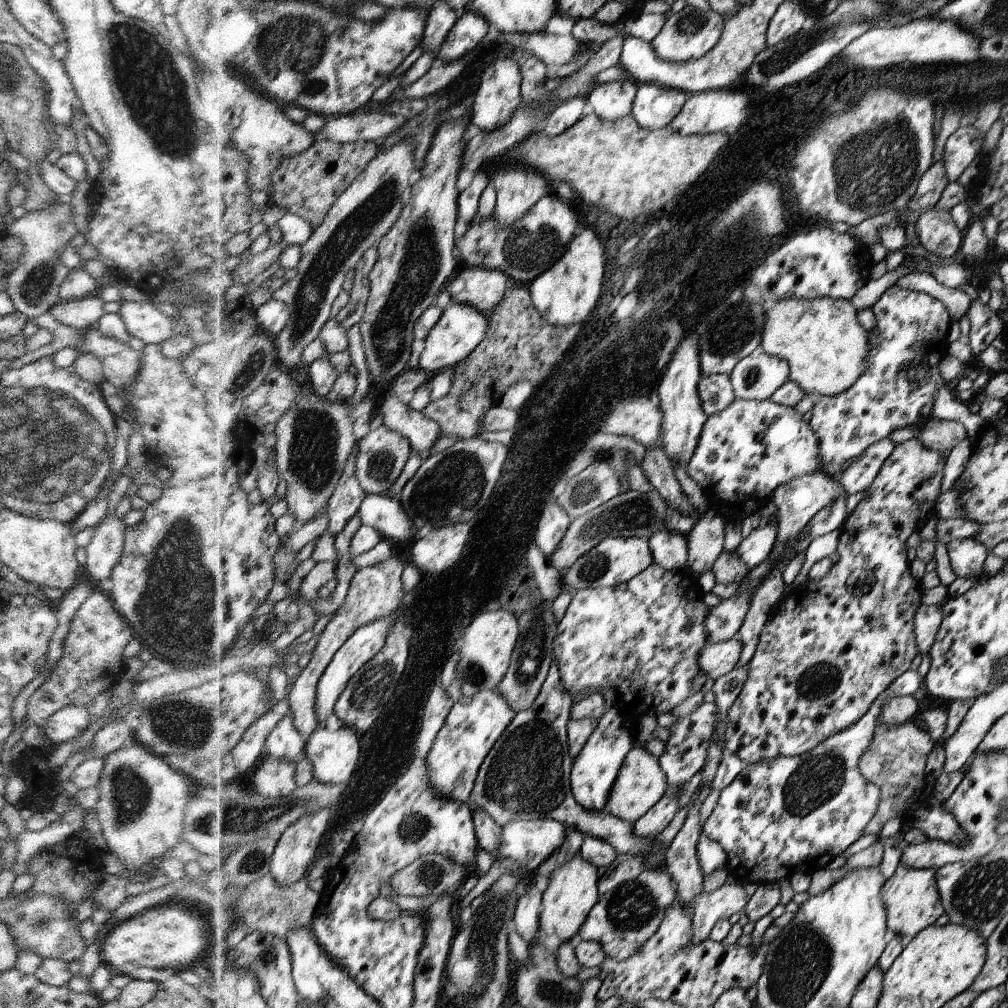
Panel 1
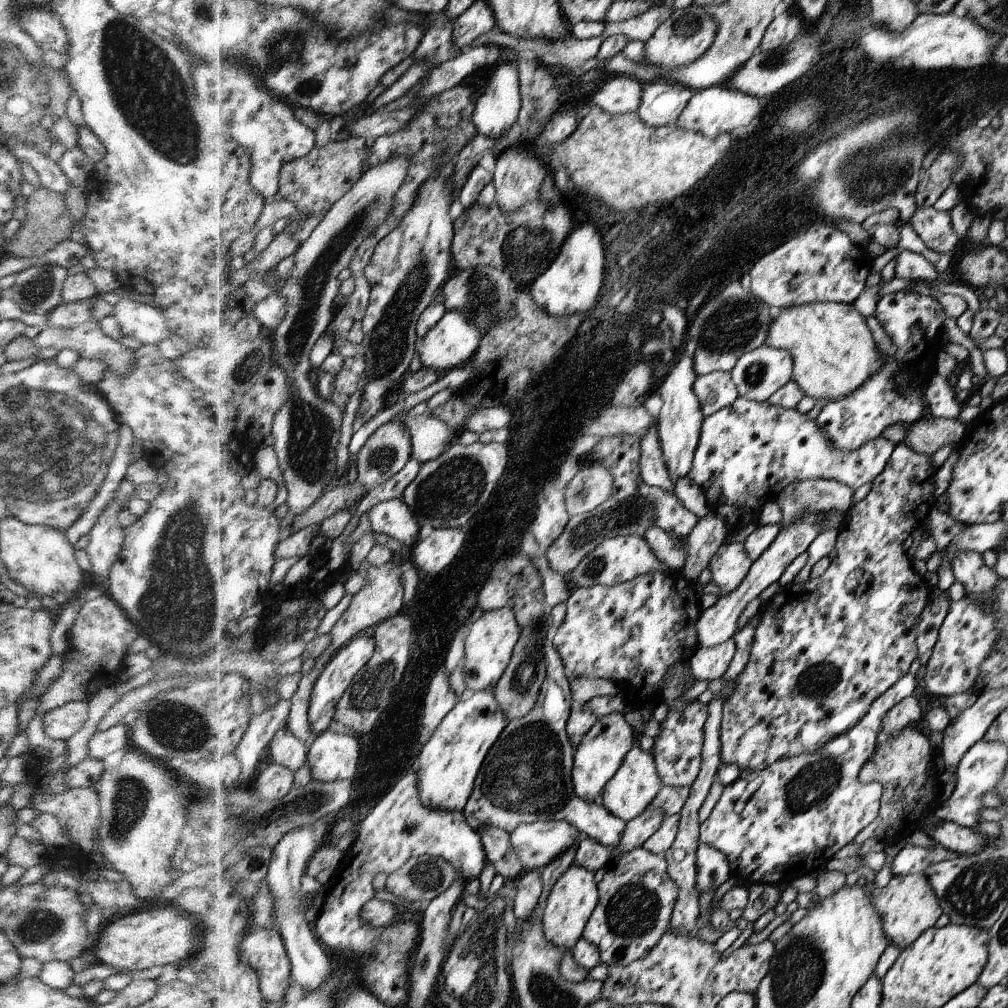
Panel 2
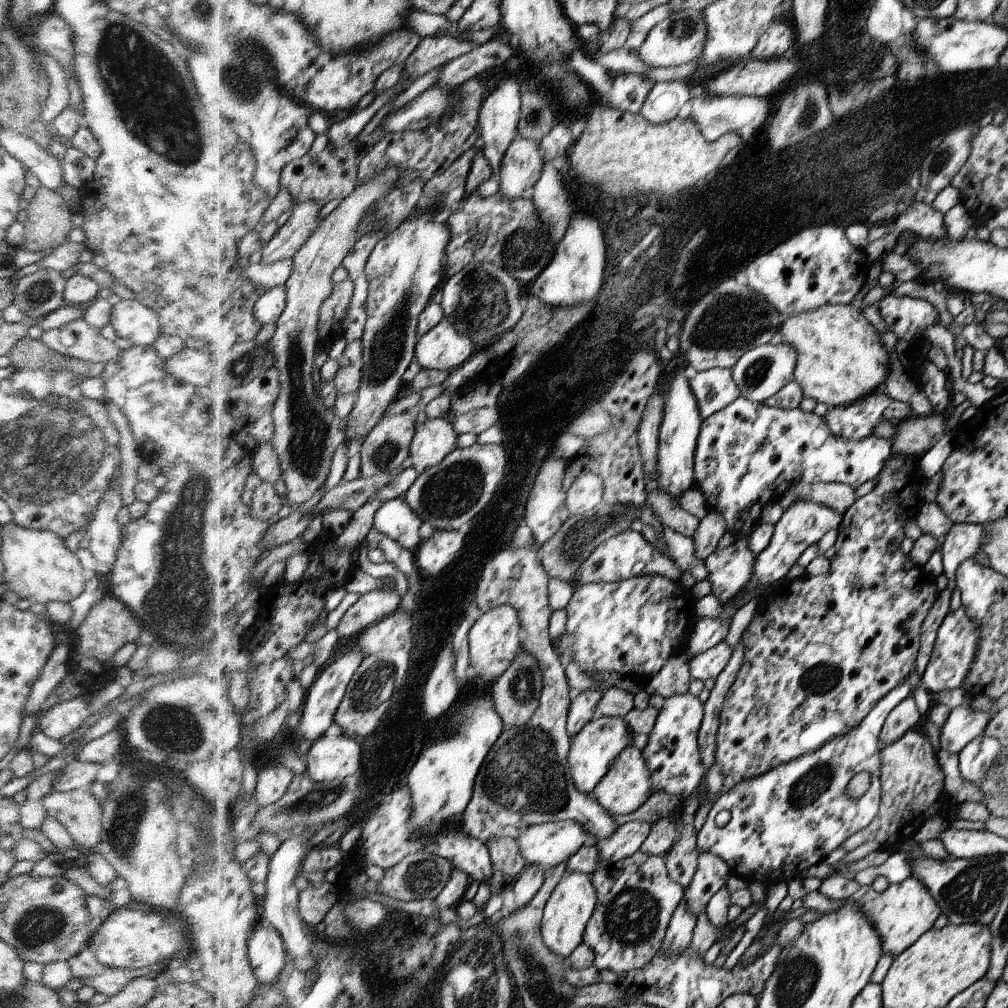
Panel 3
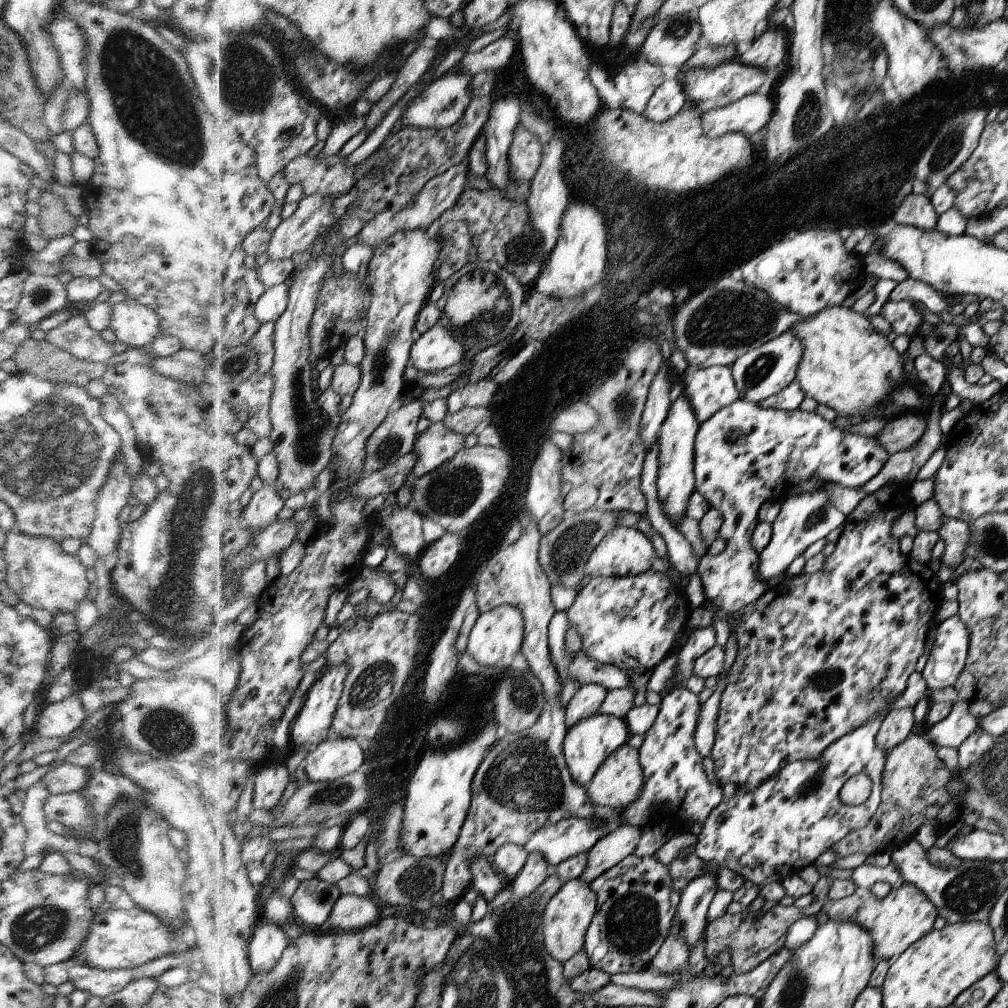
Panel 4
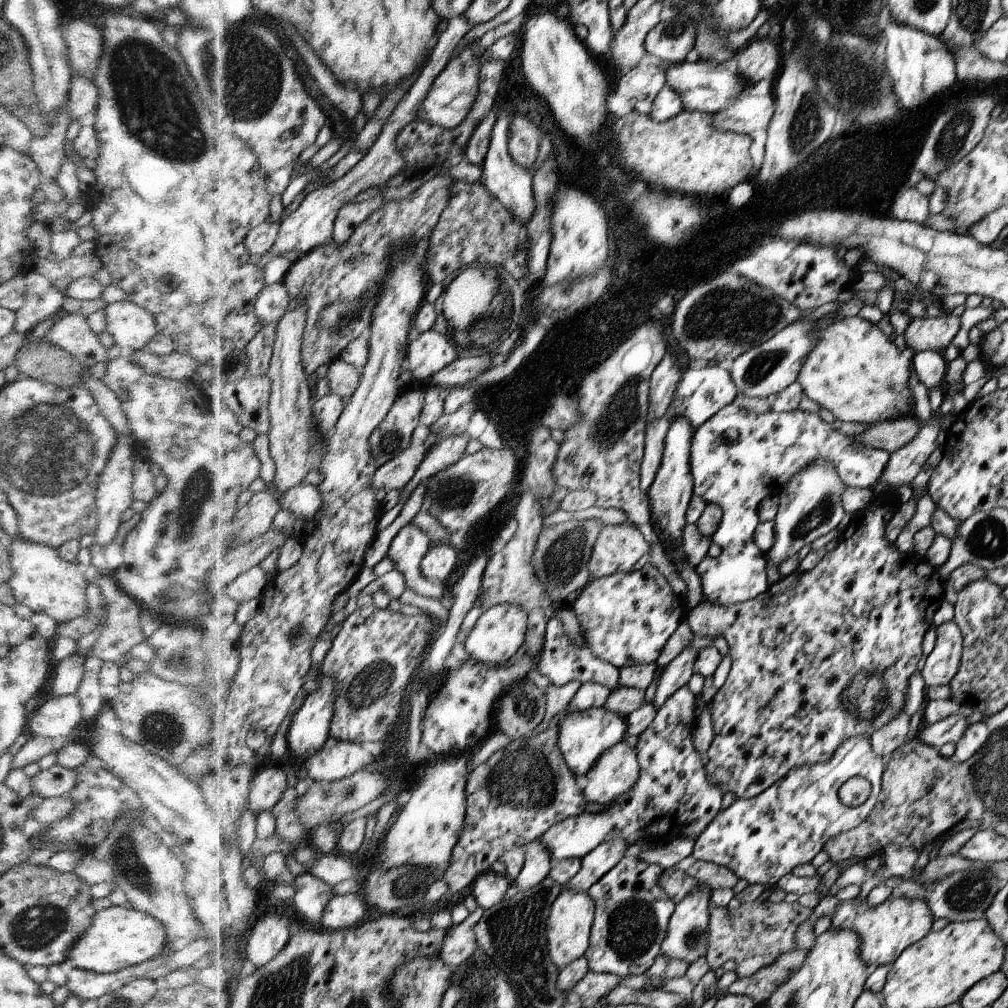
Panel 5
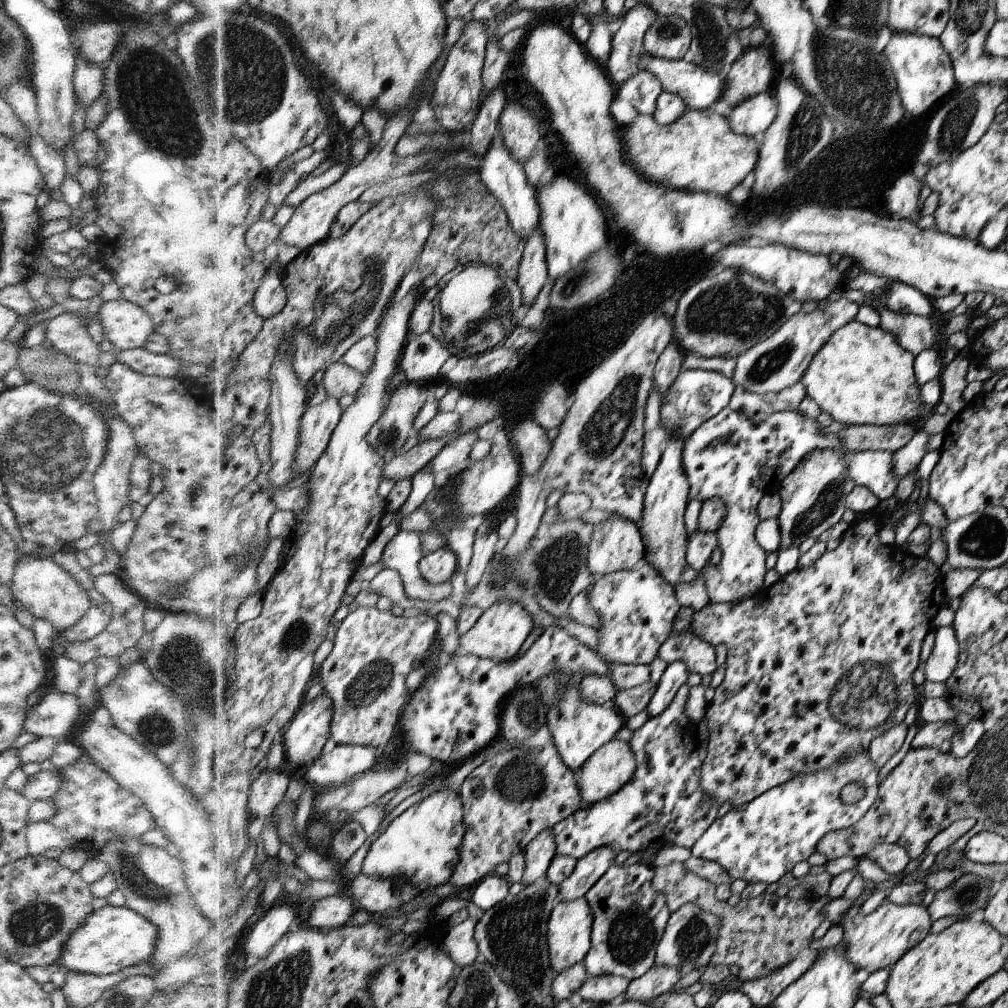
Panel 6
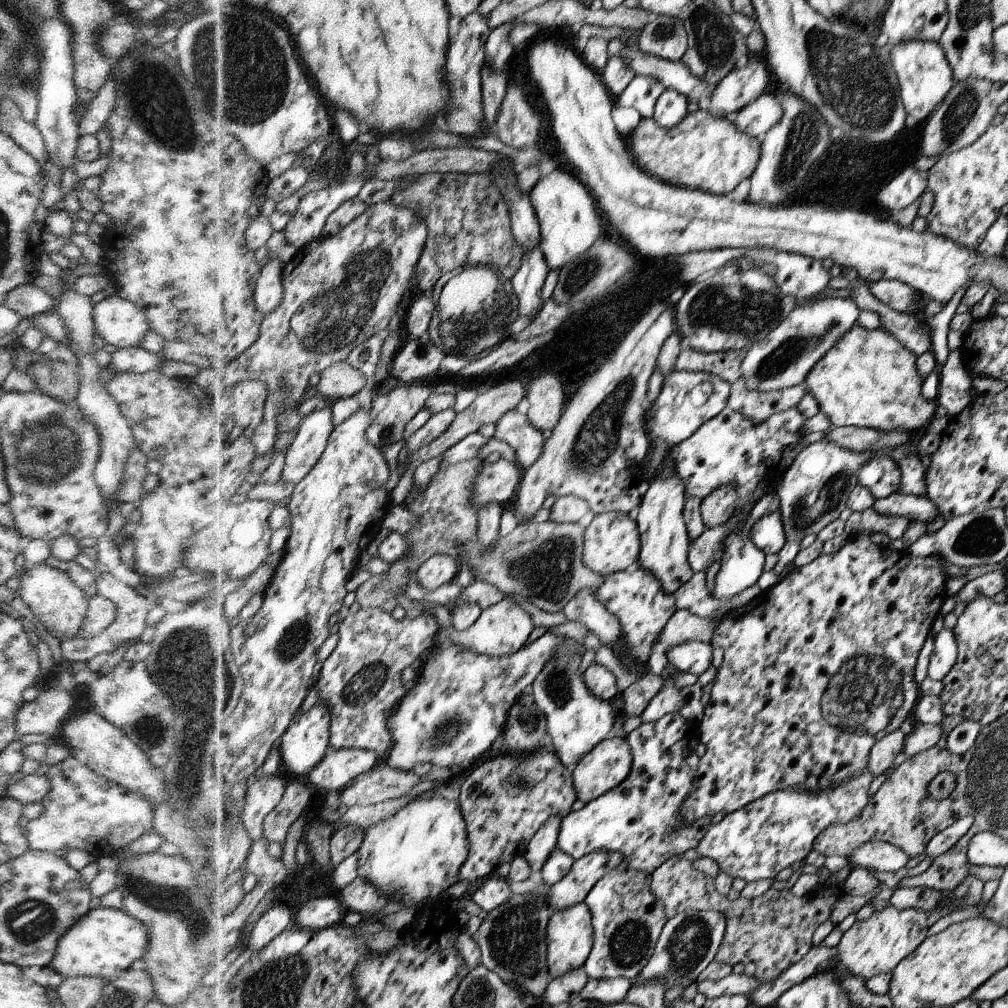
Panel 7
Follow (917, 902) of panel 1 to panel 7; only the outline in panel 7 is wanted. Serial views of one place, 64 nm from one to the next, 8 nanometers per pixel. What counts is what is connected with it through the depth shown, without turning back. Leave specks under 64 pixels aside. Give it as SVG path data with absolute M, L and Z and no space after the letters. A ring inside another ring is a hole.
M887 903L886 908L875 912L864 922L856 920L842 935L837 944L839 964L855 977L864 981L873 976L890 973L908 955L912 955L928 936L928 914L922 909L900 910Z

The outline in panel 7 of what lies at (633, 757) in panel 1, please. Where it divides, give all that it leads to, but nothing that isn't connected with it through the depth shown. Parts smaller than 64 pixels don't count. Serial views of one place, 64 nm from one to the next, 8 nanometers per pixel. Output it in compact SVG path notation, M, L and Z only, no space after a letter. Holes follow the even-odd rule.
M624 736L601 740L574 768L574 784L578 798L590 803L624 782L633 768L633 753Z

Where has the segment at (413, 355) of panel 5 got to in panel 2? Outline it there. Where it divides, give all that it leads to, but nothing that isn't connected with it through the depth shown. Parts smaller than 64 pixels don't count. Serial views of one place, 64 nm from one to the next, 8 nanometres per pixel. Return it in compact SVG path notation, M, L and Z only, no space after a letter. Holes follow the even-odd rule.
M448 311L438 326L425 336L421 357L429 369L444 375L472 360L482 336L479 326L466 321L463 314Z

